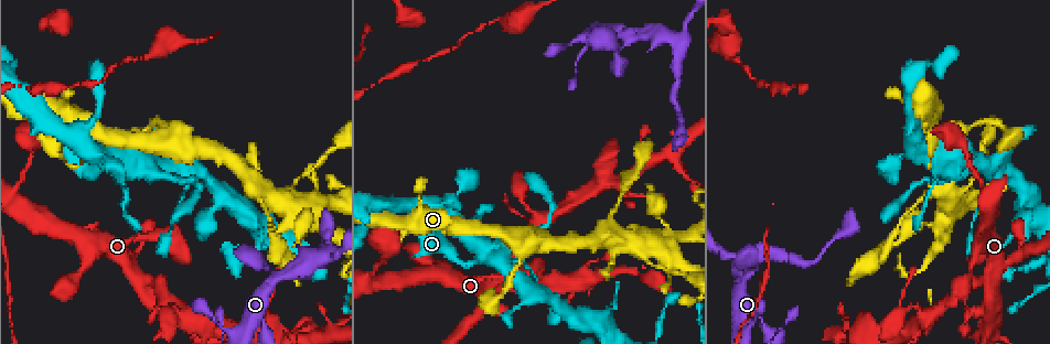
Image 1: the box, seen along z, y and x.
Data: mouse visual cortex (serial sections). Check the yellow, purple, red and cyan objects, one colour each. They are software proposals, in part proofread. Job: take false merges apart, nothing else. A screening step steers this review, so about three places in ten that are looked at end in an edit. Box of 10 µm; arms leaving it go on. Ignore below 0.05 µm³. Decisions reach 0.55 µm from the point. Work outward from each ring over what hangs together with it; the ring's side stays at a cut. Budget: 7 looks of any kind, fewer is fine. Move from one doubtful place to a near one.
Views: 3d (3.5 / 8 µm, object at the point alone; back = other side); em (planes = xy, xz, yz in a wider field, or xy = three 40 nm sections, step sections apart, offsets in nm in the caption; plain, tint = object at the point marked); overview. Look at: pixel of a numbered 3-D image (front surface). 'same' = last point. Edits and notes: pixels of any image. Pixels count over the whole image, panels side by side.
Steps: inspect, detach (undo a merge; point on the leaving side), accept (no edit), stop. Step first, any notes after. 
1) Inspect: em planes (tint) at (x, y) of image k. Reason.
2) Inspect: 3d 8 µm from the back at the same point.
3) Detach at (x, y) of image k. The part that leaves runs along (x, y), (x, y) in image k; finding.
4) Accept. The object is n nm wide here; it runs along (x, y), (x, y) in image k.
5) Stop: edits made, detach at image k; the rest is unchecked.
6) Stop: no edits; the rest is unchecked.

Inspect: 3d 3.5 µm at (136, 277) of image 1. Sharp bend.

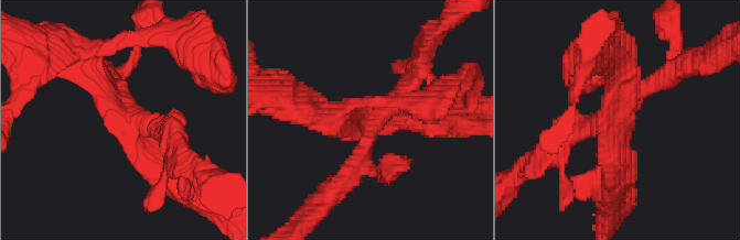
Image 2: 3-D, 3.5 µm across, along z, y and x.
Inspect: em xy step 1 (plain) at (128, 116) of image 2. 3 arms meet here; the arms are 250, 300, 350 nm wide; now the EM.

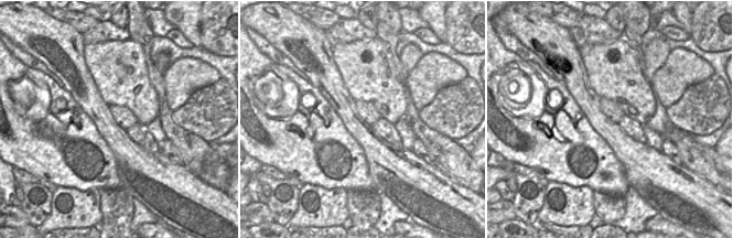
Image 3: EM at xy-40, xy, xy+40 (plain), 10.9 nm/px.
Inspect: em xy step 1 (tint) at the same point. With the object marked.

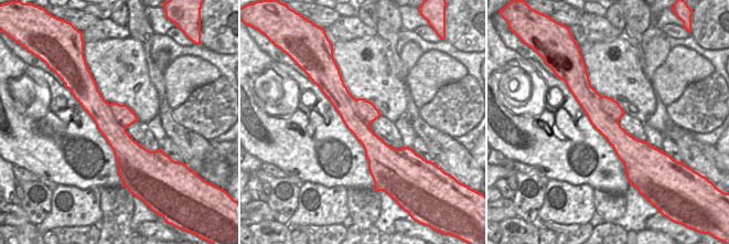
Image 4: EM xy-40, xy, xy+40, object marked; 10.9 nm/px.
Detach at (132, 60) of image 2. The object is 360 nm wide here; the part that leaves runs along (130, 116), (168, 129), (184, 163) in image 2; a second cell is stuck on.

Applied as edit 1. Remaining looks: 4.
Inspect: overview. Redraw.

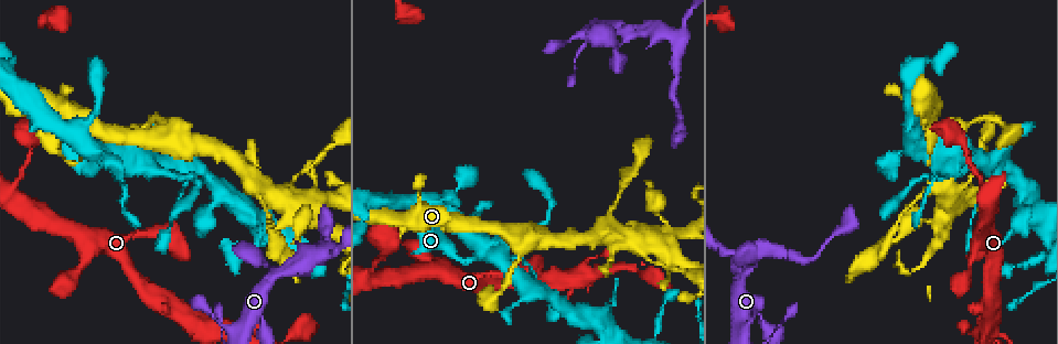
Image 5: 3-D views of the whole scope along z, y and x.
Inspect: 3d 3.5 µm at (657, 237) of image 5. Sharp bend.

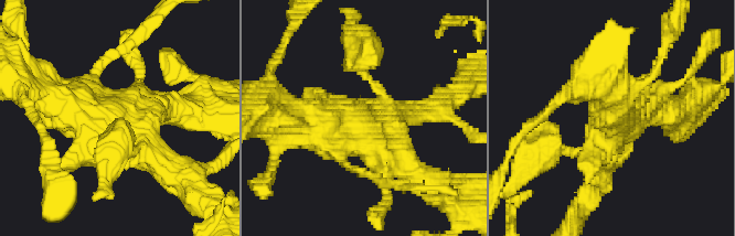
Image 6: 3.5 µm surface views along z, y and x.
Inspect: em planes (tint) at (368, 122) of image 6. Now the EM.

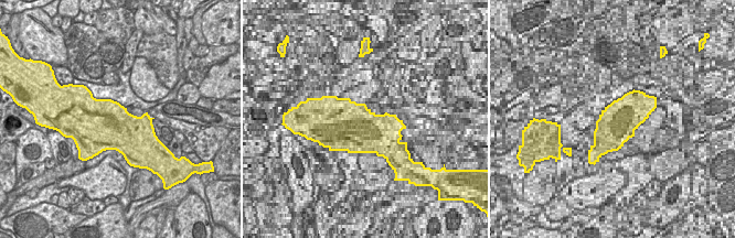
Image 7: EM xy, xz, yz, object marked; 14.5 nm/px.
Accept. The object is 750 nm wide here; it runs along (40, 93), (131, 153) in image 6; all the same cell.

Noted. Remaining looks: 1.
Stop: edits made, detach at image 2; the rest is unchecked.

